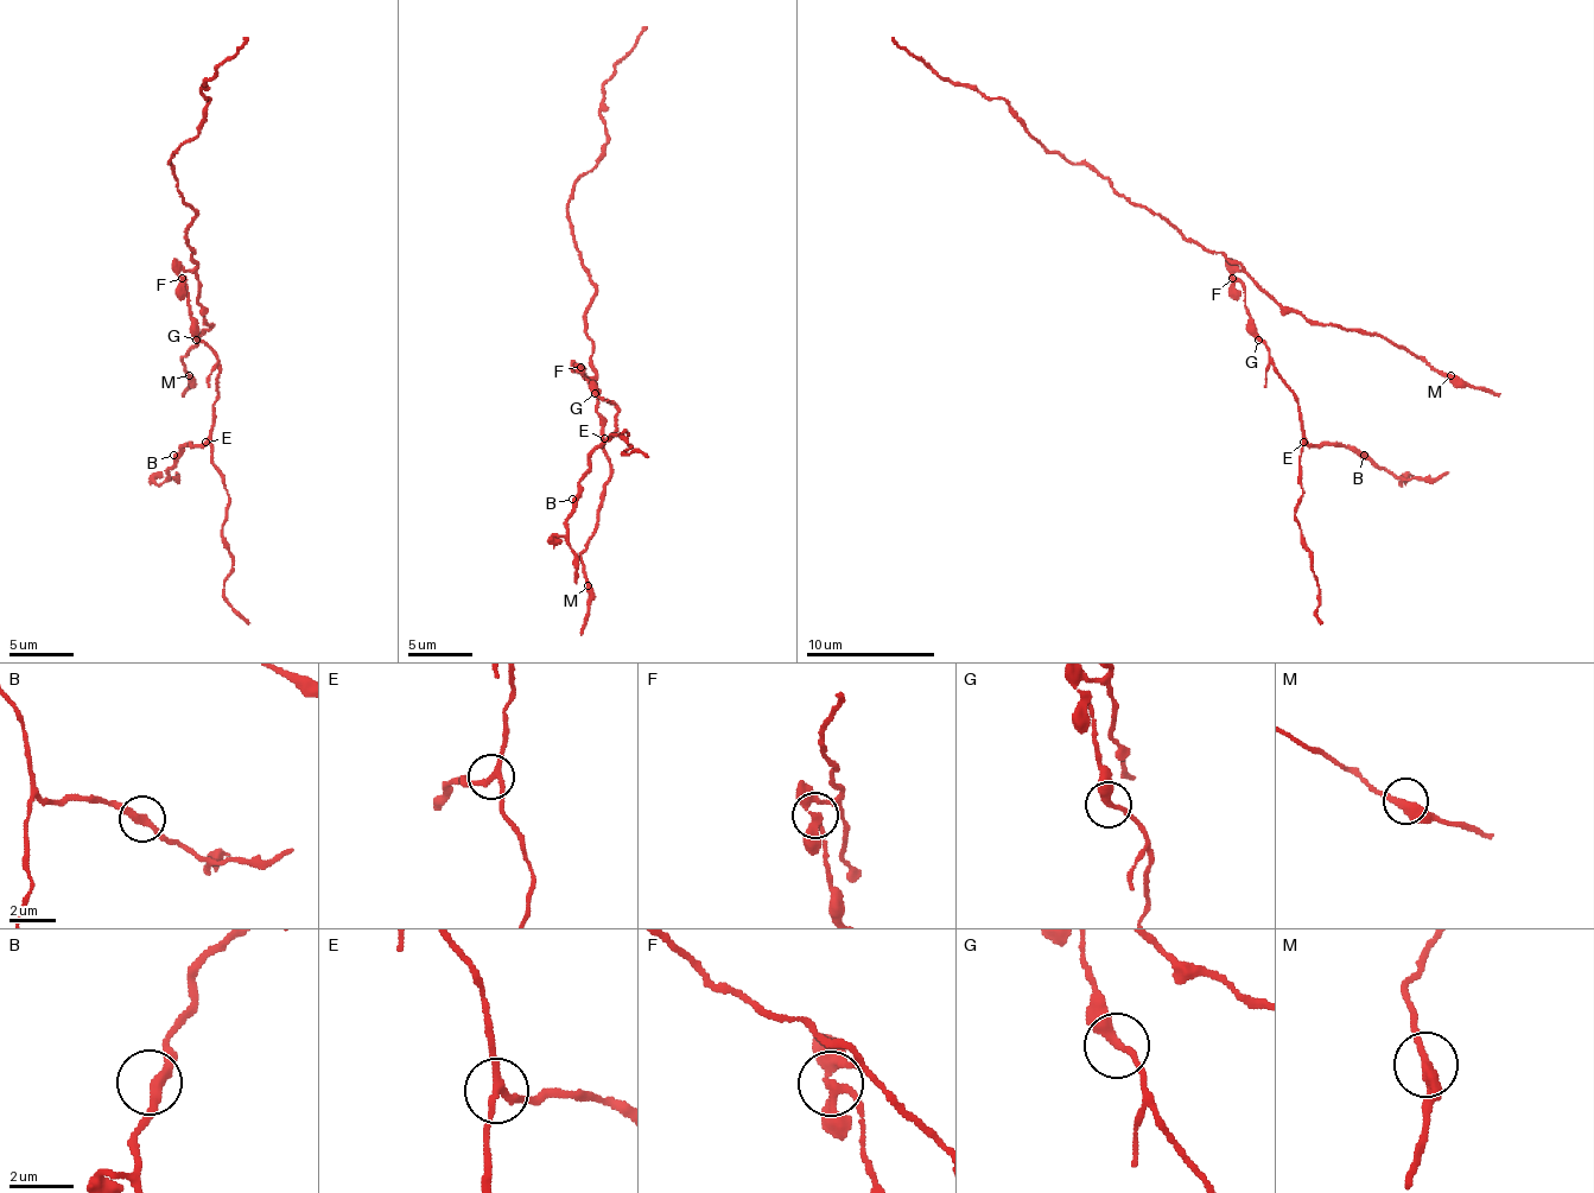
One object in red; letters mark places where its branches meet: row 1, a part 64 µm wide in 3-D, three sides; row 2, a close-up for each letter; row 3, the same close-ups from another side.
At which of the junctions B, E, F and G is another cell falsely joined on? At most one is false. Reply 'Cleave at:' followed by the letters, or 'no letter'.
Cleave at: F

